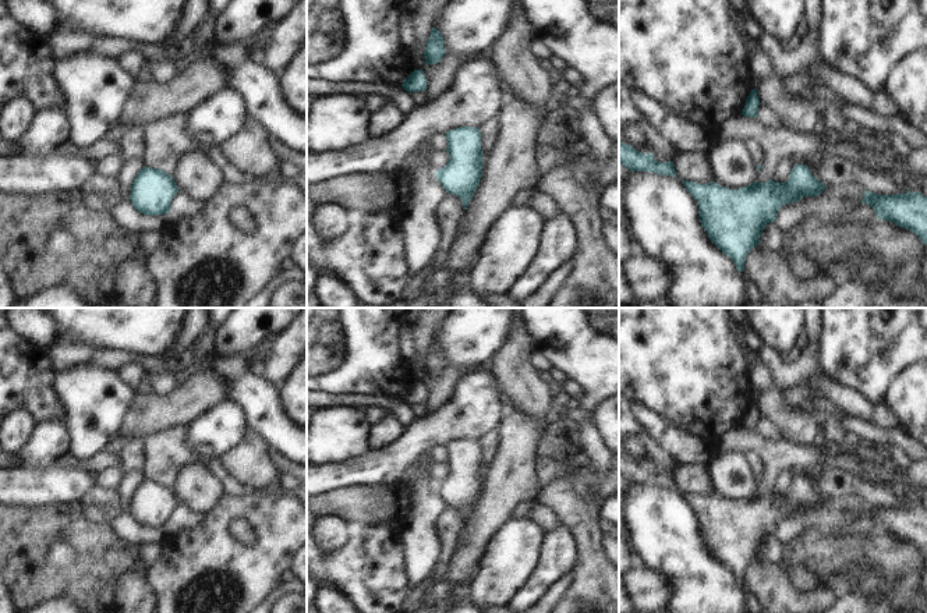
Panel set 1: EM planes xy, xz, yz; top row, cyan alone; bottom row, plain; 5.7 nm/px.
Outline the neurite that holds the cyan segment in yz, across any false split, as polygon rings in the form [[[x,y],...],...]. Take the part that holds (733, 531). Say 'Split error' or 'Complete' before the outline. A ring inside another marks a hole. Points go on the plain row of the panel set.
Split error. [[[792,468],[795,475],[789,492],[776,495],[774,490],[767,495],[757,495],[739,502],[729,502],[718,497],[715,493],[708,496],[697,496],[684,493],[686,502],[698,514],[700,534],[707,543],[710,552],[729,568],[736,581],[743,585],[746,592],[746,603],[750,613],[764,613],[760,602],[744,580],[747,566],[758,557],[761,545],[768,535],[774,535],[778,522],[788,515],[800,514],[803,509],[817,509],[825,497],[811,488],[809,478],[803,475],[804,468]]]

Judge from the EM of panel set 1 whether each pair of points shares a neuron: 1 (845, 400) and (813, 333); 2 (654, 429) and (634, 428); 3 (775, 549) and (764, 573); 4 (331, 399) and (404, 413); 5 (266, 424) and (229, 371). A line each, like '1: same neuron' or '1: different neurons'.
1: same neuron
2: different neurons
3: different neurons
4: same neuron
5: same neuron

